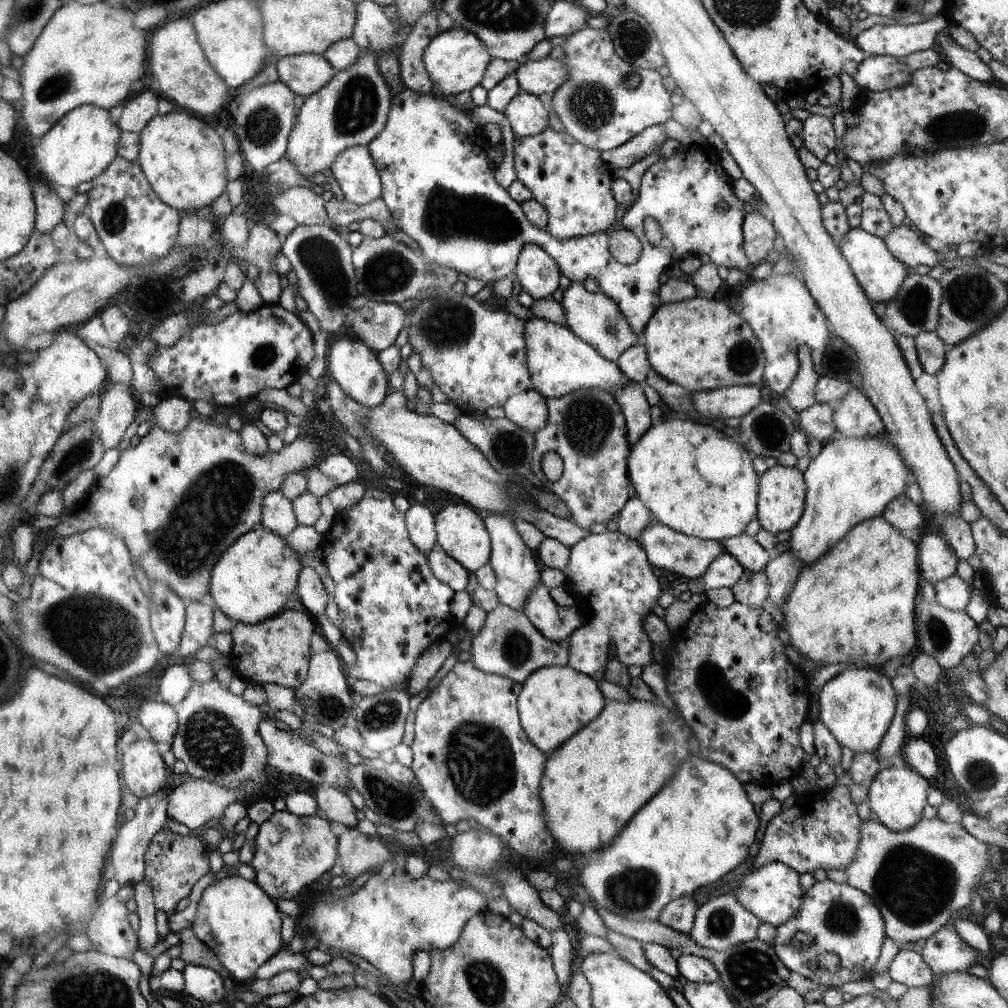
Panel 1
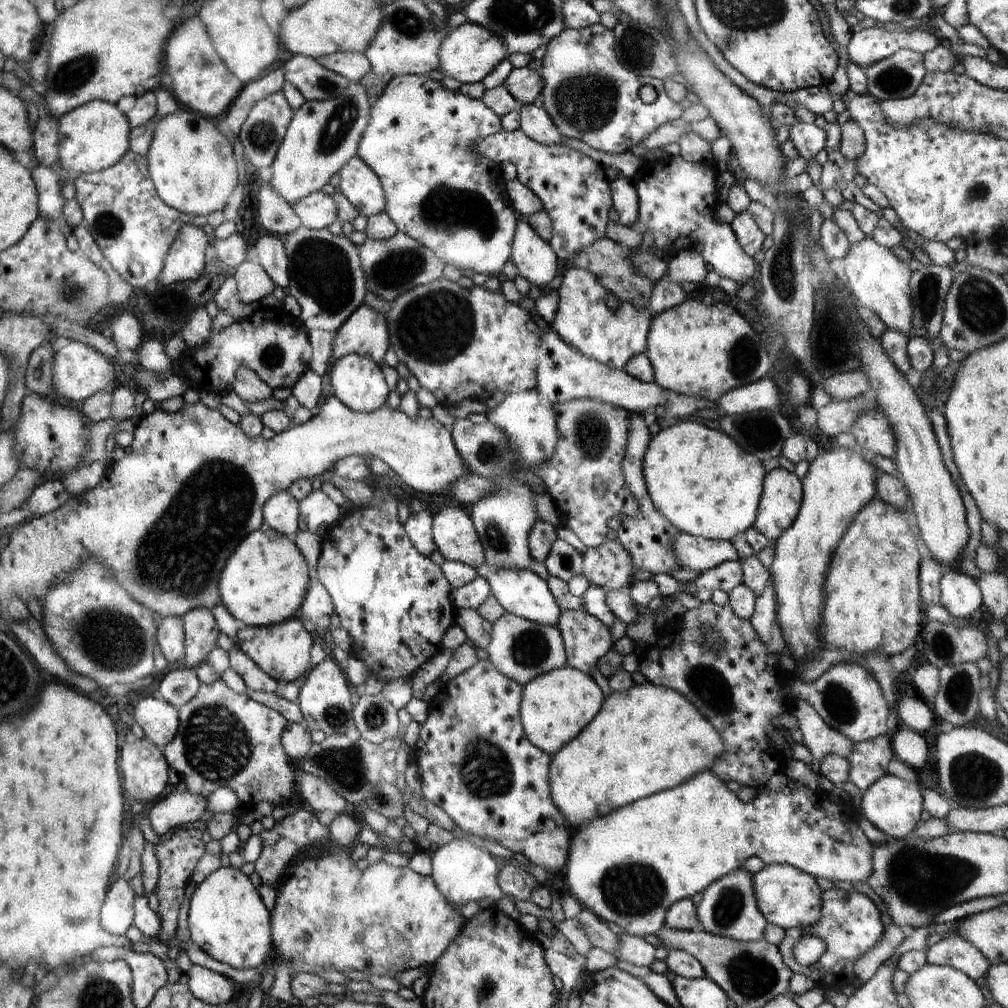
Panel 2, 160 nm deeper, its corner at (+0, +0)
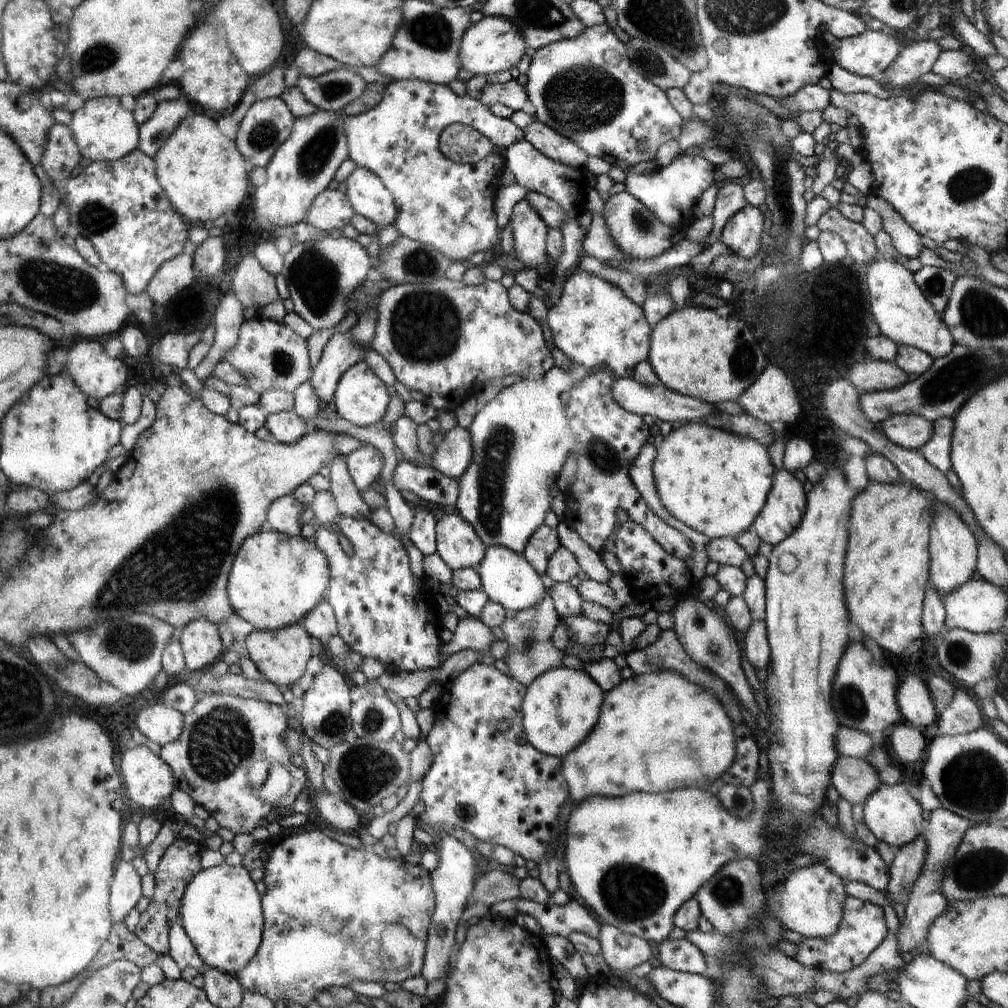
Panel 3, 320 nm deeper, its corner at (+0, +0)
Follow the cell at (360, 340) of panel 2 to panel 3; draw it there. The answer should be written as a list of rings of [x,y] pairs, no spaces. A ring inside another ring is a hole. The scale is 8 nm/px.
[[[349,332],[336,333],[330,338],[309,380],[320,405],[333,401],[340,377],[348,367],[362,361],[366,350],[368,348],[356,348],[351,344]]]

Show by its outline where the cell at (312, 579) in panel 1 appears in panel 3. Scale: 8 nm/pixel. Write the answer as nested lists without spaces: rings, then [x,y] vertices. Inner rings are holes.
[[[326,599],[314,607],[300,624],[310,636],[317,638],[324,647],[326,647],[329,638],[332,638],[332,635],[335,635],[338,630],[334,611]]]

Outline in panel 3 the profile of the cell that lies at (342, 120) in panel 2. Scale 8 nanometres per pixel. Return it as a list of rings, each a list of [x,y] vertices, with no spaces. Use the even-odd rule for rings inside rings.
[[[319,110],[310,116],[295,119],[288,140],[276,149],[265,166],[266,183],[256,187],[254,220],[262,230],[267,230],[272,235],[271,229],[307,223],[307,214],[314,199],[328,189],[336,171],[349,157],[340,115],[346,115],[345,110],[337,111],[336,114]]]

